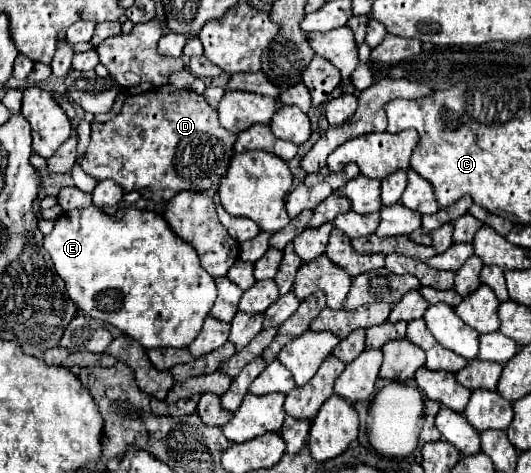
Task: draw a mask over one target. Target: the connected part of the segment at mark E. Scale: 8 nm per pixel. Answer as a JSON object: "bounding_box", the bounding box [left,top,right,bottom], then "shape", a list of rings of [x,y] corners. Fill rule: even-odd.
{"bounding_box":[45,205,217,349],"shape":[[[95,205],[67,211],[55,221],[51,235],[45,237],[45,249],[53,259],[55,271],[67,283],[67,293],[77,309],[87,317],[111,323],[145,349],[191,345],[217,297],[215,279],[201,269],[197,251],[187,241],[181,241],[155,211],[119,207],[115,215],[107,215]]]}

